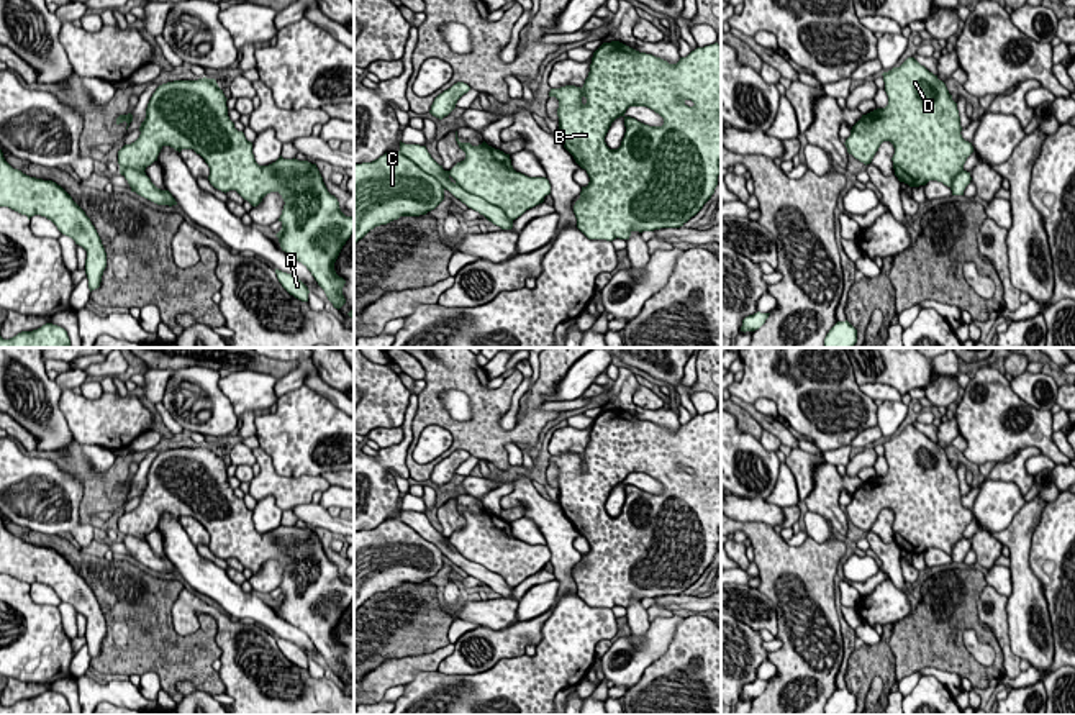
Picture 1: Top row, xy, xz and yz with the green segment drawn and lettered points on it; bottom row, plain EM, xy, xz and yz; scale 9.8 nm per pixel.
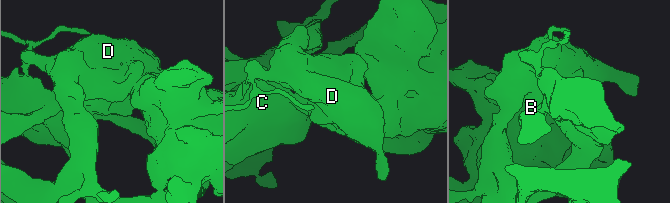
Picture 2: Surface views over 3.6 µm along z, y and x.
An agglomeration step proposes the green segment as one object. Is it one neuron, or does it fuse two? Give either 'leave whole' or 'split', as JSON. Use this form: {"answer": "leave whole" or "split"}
{"answer": "leave whole"}

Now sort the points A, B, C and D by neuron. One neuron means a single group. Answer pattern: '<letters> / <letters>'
A B C D

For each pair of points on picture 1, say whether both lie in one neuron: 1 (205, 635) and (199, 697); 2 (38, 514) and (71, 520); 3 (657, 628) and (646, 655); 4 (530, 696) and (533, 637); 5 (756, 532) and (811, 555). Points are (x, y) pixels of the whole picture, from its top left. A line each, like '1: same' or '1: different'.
1: different
2: same
3: same
4: different
5: same

